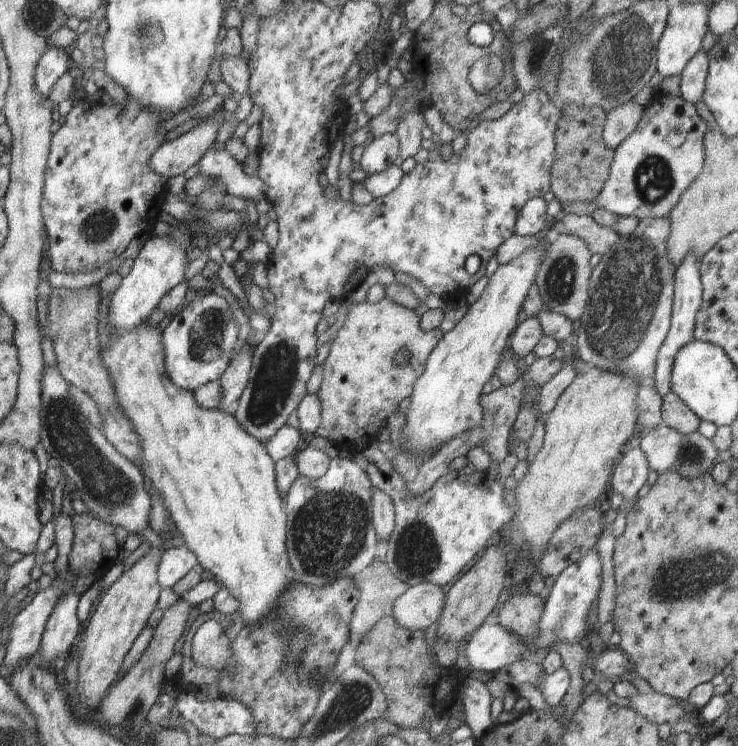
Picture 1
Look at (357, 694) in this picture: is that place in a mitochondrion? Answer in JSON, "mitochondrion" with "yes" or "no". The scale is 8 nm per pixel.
{"mitochondrion":"yes"}

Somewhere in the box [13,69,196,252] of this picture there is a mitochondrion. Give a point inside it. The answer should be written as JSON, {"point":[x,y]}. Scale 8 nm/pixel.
{"point":[97,226]}

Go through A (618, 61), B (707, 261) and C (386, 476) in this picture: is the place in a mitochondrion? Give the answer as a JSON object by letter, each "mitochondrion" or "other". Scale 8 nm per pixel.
{"A":"mitochondrion","B":"other","C":"other"}

